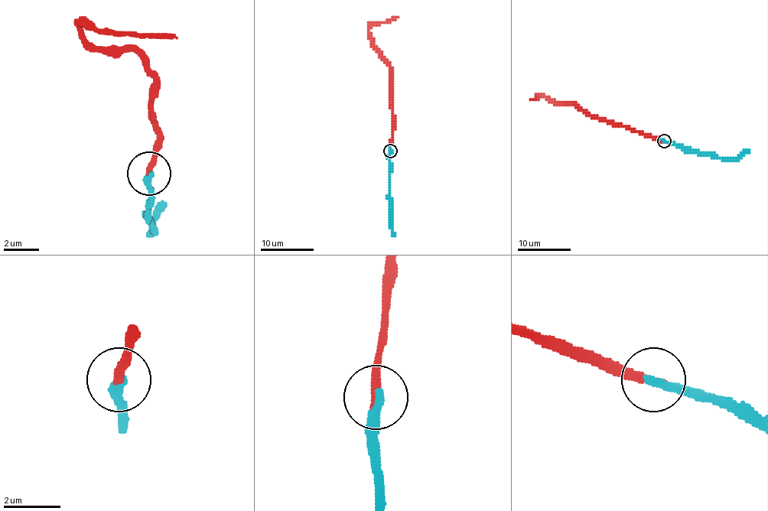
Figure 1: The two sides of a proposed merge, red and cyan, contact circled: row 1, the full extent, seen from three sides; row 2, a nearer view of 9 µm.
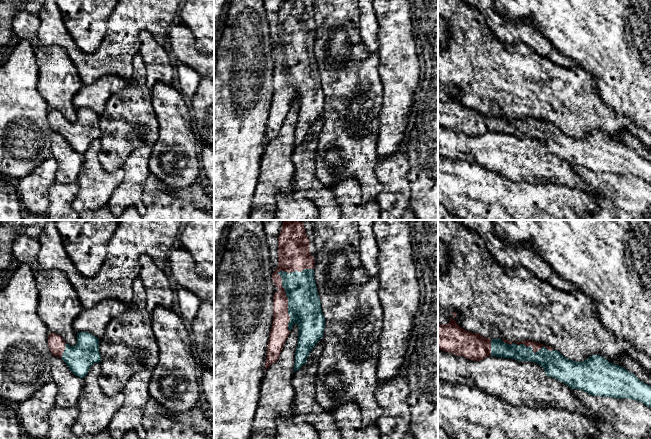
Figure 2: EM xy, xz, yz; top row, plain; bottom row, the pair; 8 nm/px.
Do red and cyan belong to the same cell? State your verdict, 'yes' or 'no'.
yes

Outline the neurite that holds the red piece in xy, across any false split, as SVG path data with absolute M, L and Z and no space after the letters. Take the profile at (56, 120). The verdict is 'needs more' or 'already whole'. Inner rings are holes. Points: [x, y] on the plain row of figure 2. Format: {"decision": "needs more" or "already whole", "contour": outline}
{"decision": "needs more", "contour": "M88 108L77 109L77 119L70 122L56 109L49 109L48 122L53 132L60 133L80 154L84 154L94 139L101 137L99 115Z"}

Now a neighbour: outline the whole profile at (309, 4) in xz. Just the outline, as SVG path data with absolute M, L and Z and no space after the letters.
M304 0L304 3L305 3L306 12L308 13L310 17L310 22L309 22L310 29L315 36L314 27L313 27L314 0Z

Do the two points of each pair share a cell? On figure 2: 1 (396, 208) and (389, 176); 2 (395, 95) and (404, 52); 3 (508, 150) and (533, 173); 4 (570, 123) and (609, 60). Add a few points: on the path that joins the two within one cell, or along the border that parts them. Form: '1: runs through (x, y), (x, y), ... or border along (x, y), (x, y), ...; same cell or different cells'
1: runs through (395, 200), (395, 184); same cell
2: runs through (399, 84), (399, 63); same cell
3: runs through (514, 156), (527, 167); same cell
4: border along (579, 66), (591, 77), (598, 95), (606, 104); different cells

